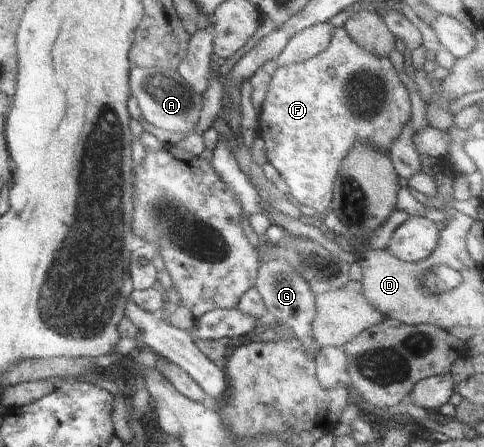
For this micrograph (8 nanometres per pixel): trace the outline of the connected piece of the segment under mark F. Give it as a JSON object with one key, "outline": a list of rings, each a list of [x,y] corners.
{"outline":[[[342,28],[334,30],[330,46],[302,64],[280,66],[270,82],[270,90],[258,110],[256,133],[264,142],[268,163],[272,164],[290,188],[289,196],[313,208],[322,217],[332,202],[334,180],[340,170],[340,162],[346,158],[354,142],[366,142],[378,150],[389,152],[394,140],[398,140],[402,128],[412,114],[408,86],[400,80],[392,60],[378,56],[354,42]]]}

